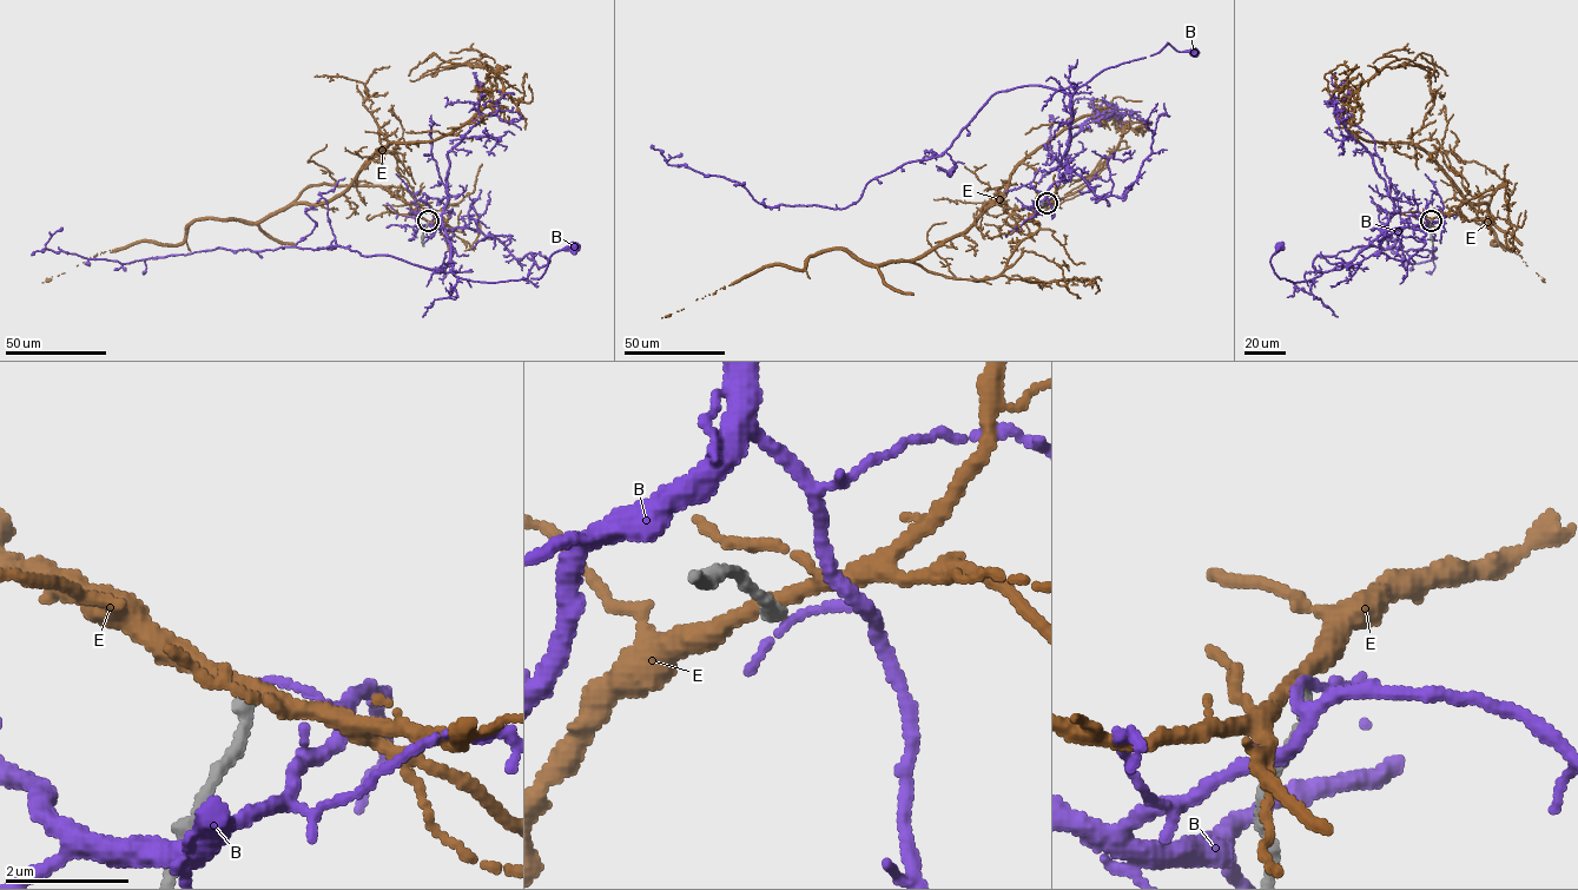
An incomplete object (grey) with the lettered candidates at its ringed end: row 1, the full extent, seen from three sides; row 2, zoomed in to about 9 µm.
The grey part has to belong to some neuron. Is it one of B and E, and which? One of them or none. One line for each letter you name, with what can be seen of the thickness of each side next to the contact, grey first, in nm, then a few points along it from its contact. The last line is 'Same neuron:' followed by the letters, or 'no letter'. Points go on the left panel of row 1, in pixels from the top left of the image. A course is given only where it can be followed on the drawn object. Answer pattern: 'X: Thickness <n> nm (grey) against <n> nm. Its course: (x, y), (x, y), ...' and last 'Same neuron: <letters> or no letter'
Same neuron: no letter

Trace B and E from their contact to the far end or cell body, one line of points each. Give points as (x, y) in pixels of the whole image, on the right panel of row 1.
B: (1431, 221), (1386, 230), (1345, 265), (1304, 281), (1280, 278), (1274, 271), (1271, 258), (1278, 246)
E: (1431, 221), (1506, 185), (1472, 204), (1417, 145), (1344, 124), (1344, 100), (1388, 64), (1431, 76), (1420, 58)

